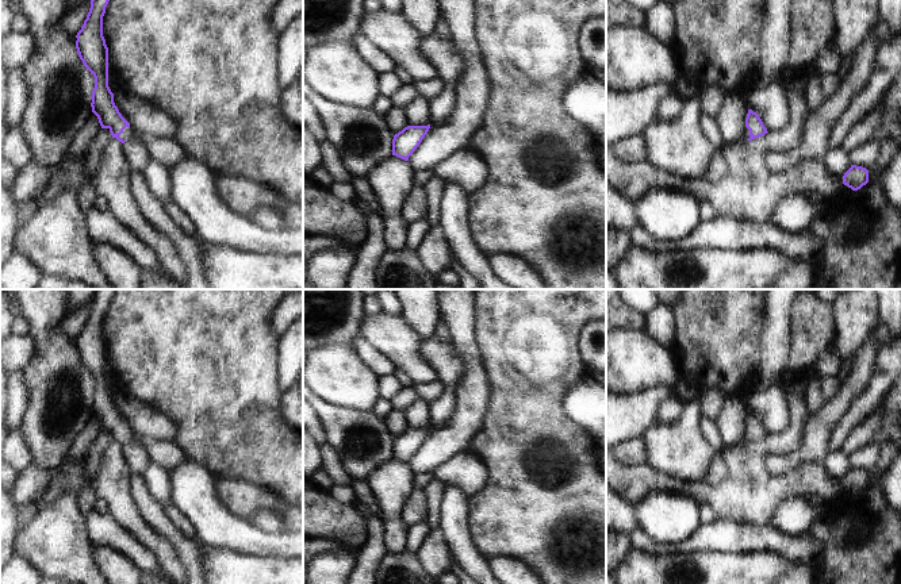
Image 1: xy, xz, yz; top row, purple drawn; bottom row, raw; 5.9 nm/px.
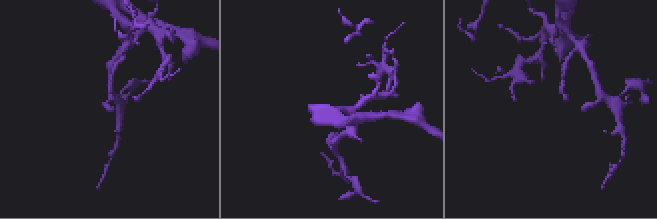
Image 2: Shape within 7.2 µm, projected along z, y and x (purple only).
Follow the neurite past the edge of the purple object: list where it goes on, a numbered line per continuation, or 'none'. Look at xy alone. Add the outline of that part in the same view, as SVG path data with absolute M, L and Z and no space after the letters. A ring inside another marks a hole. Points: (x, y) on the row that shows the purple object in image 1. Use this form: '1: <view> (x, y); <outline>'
1: xy (167, 152); M126 127L120 135L127 142L138 142L143 146L150 160L170 169L187 157L184 149L173 138L139 138L133 127Z

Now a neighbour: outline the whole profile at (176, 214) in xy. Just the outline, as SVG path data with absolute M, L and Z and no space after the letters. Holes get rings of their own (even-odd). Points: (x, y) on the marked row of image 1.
M170 203L169 205L165 205L165 210L170 215L172 220L180 227L183 234L200 242L189 218L177 205Z

